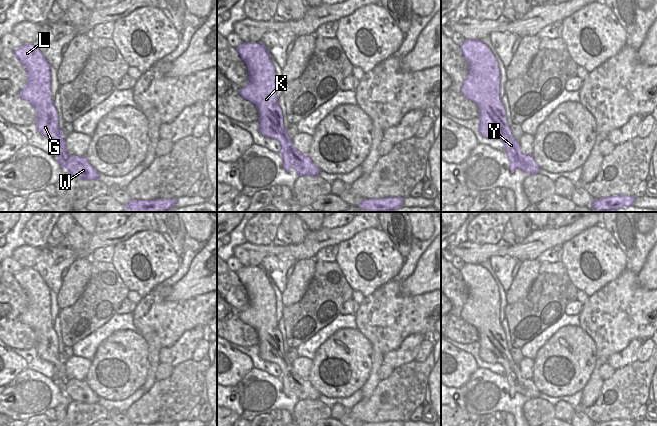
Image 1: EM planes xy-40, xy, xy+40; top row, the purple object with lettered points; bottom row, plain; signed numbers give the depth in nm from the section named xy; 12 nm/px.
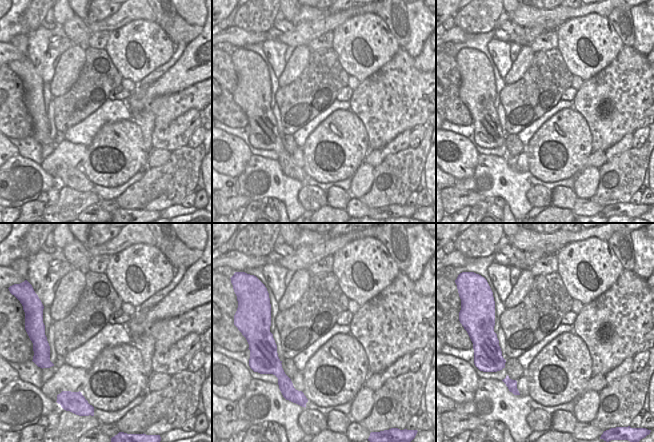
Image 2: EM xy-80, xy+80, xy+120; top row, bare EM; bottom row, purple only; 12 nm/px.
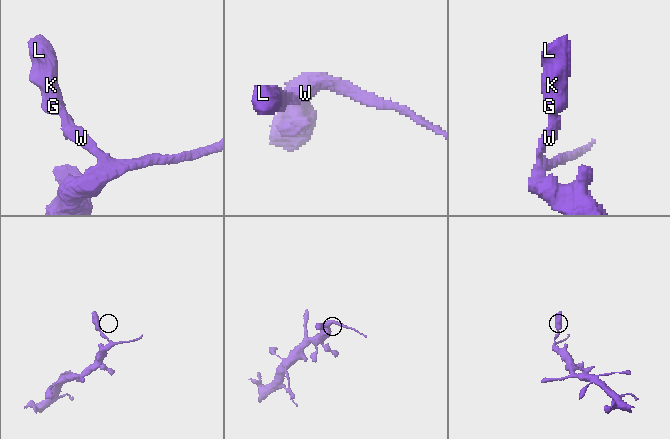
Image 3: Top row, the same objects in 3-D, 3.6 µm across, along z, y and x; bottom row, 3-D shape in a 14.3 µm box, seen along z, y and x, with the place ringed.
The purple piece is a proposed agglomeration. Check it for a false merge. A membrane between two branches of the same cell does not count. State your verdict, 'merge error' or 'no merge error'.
no merge error

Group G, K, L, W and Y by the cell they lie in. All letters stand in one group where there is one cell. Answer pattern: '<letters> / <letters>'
G K L W Y

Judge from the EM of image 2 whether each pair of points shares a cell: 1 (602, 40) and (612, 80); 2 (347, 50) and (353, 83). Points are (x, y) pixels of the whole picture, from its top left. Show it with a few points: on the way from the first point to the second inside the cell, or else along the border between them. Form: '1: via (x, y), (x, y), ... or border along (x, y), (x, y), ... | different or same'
1: border along (622, 46), (619, 53), (589, 79) | different
2: border along (349, 74), (360, 81) | different

